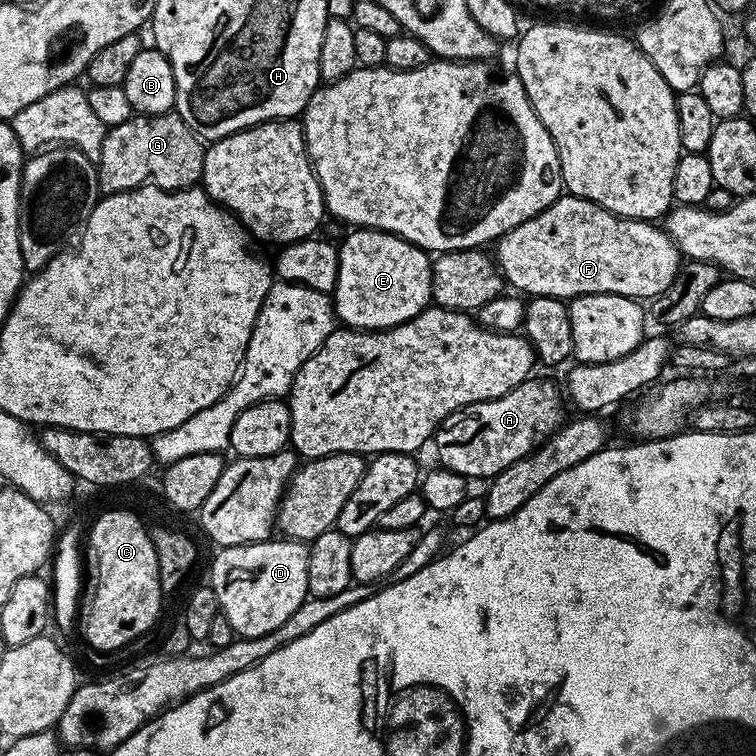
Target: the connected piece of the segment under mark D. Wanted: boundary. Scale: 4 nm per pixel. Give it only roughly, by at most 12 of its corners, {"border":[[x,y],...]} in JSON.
{"border":[[309,545],[220,548],[210,587],[237,637],[309,599]]}

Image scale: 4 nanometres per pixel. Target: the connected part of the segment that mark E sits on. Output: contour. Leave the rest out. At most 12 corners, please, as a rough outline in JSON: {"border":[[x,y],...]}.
{"border":[[377,228],[339,241],[335,319],[352,330],[412,320],[432,260]]}

